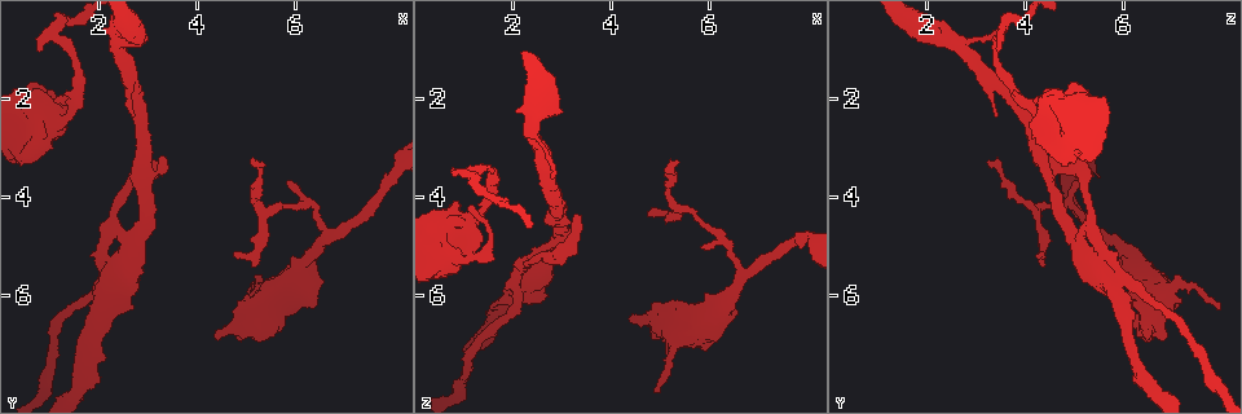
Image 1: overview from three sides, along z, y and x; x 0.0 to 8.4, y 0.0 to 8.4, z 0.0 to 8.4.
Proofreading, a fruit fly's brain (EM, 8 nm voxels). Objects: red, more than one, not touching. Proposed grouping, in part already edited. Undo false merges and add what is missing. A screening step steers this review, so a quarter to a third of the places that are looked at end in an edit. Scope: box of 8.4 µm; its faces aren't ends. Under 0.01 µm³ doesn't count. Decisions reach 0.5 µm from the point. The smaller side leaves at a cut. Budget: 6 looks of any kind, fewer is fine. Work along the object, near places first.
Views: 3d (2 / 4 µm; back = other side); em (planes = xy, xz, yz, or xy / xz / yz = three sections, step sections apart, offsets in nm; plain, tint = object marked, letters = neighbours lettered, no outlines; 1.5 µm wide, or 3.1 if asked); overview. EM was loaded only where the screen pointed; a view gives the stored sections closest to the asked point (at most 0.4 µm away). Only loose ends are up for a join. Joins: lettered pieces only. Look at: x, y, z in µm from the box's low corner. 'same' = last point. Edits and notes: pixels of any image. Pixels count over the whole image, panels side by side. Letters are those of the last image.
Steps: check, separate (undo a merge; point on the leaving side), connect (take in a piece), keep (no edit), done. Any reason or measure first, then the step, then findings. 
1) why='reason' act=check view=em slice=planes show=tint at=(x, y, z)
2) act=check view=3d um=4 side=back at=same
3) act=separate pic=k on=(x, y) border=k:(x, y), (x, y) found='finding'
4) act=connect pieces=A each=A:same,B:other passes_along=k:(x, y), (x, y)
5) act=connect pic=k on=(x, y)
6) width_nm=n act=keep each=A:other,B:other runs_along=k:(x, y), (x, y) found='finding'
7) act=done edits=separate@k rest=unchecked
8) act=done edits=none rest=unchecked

why='an open end' act=check view=em slice=xy step=4 show=letters at=(0.80, 1.10, 3.45)

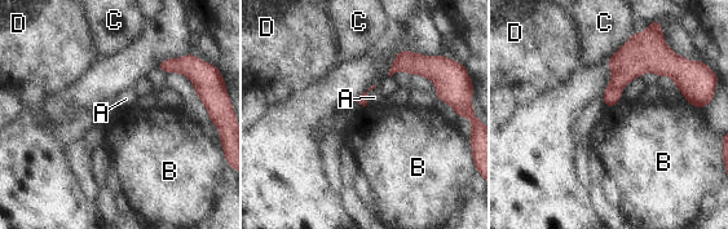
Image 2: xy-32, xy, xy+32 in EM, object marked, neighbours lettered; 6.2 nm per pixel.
why='cut it another way' act=check view=em slice=planes show=letters at=same

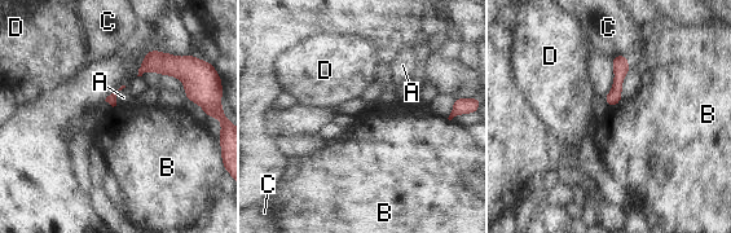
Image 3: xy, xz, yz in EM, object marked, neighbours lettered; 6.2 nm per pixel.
act=keep each=A:other,B:other,C:other,D:other border=3:(622, 100), (610, 108) found='none of them fits'

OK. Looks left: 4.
why='an open end' act=check view=em slice=yz step=4 show=letters at=(2.70, 2.35, 3.45)

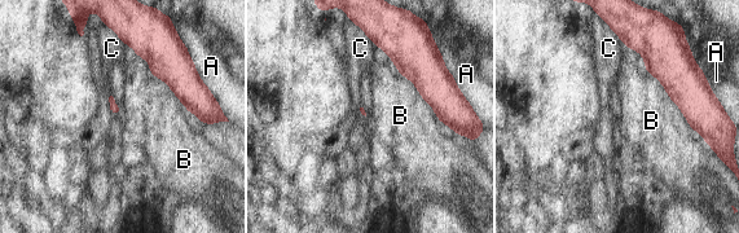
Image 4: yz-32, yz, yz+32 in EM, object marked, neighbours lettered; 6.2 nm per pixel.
why='cut it another way' act=check view=em slice=planes show=letters at=same

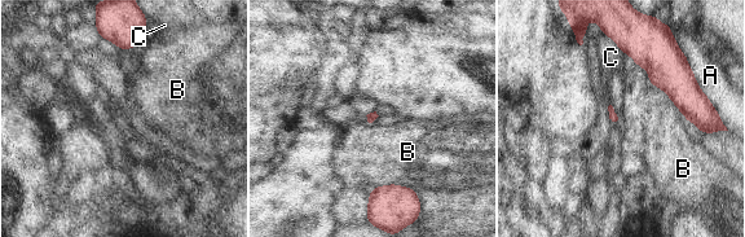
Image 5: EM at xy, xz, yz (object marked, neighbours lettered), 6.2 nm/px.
longest_contact=B:480nm act=keep each=A:other,B:other,C:other border=5:(637, 65), (687, 122) found='none of them fits'

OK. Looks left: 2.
act=done edits=none rest=unchecked

